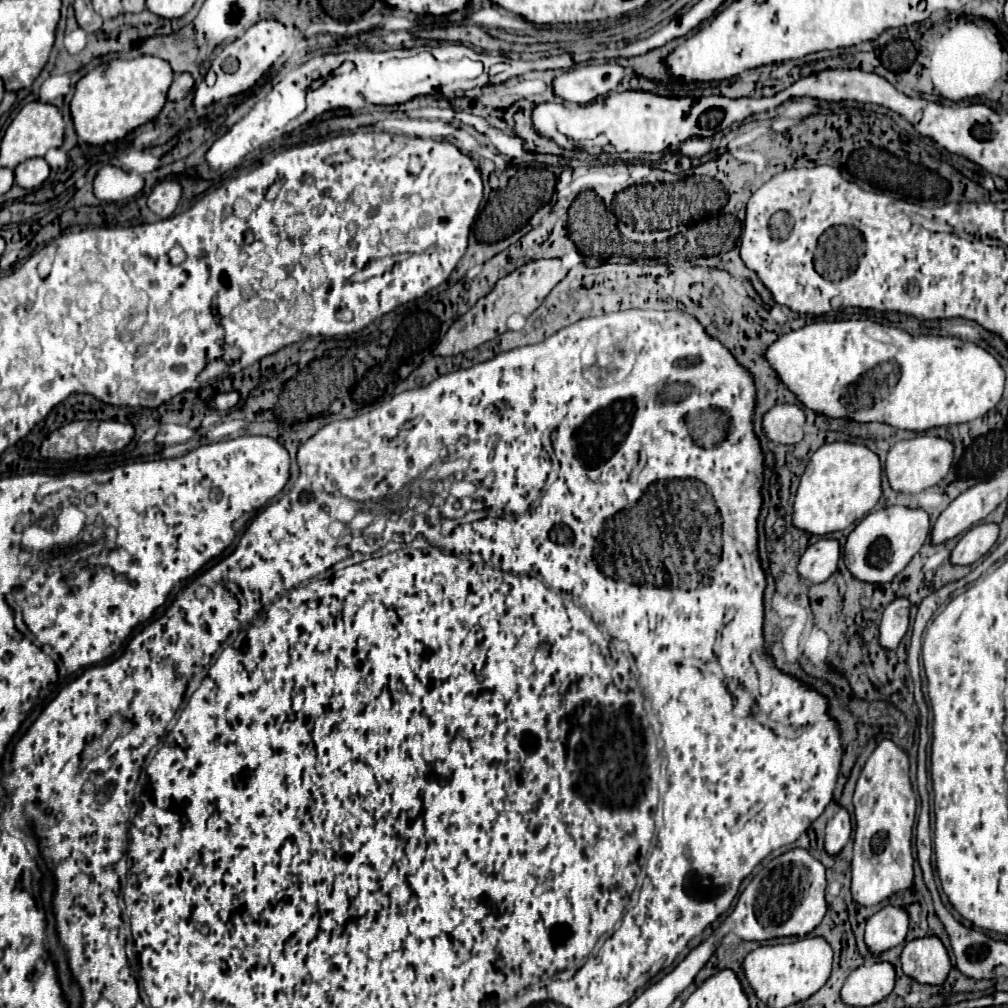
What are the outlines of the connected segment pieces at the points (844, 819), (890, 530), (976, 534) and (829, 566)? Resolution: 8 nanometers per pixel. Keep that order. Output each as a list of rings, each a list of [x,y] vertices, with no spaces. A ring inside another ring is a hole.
[[[840,808],[836,812],[836,816],[826,826],[826,844],[824,844],[826,852],[832,854],[832,856],[836,856],[844,848],[844,844],[848,842],[850,832],[852,832],[850,814],[848,814],[846,808]]]
[[[888,506],[870,512],[848,536],[844,546],[844,560],[848,570],[862,582],[884,584],[900,574],[912,556],[922,548],[926,538],[930,538],[930,518],[922,508],[908,506]]]
[[[978,524],[970,528],[952,550],[952,564],[974,564],[980,560],[994,546],[998,532],[998,524]]]
[[[820,538],[812,546],[808,546],[806,552],[802,554],[798,572],[802,578],[820,584],[836,572],[840,556],[842,556],[842,546],[836,538]]]

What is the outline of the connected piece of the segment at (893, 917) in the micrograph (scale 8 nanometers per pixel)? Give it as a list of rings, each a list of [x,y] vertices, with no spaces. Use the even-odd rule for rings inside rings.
[[[884,906],[866,924],[866,944],[872,954],[880,954],[888,948],[904,942],[910,916],[902,906]]]

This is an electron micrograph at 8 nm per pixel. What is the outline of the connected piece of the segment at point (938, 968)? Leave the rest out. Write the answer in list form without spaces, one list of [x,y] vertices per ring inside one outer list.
[[[938,936],[908,942],[902,950],[902,970],[922,984],[942,984],[952,968],[950,956]]]

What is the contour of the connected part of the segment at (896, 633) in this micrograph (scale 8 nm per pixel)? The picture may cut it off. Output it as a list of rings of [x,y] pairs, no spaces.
[[[896,598],[890,602],[882,614],[880,622],[880,644],[888,650],[894,650],[910,626],[910,600]]]

